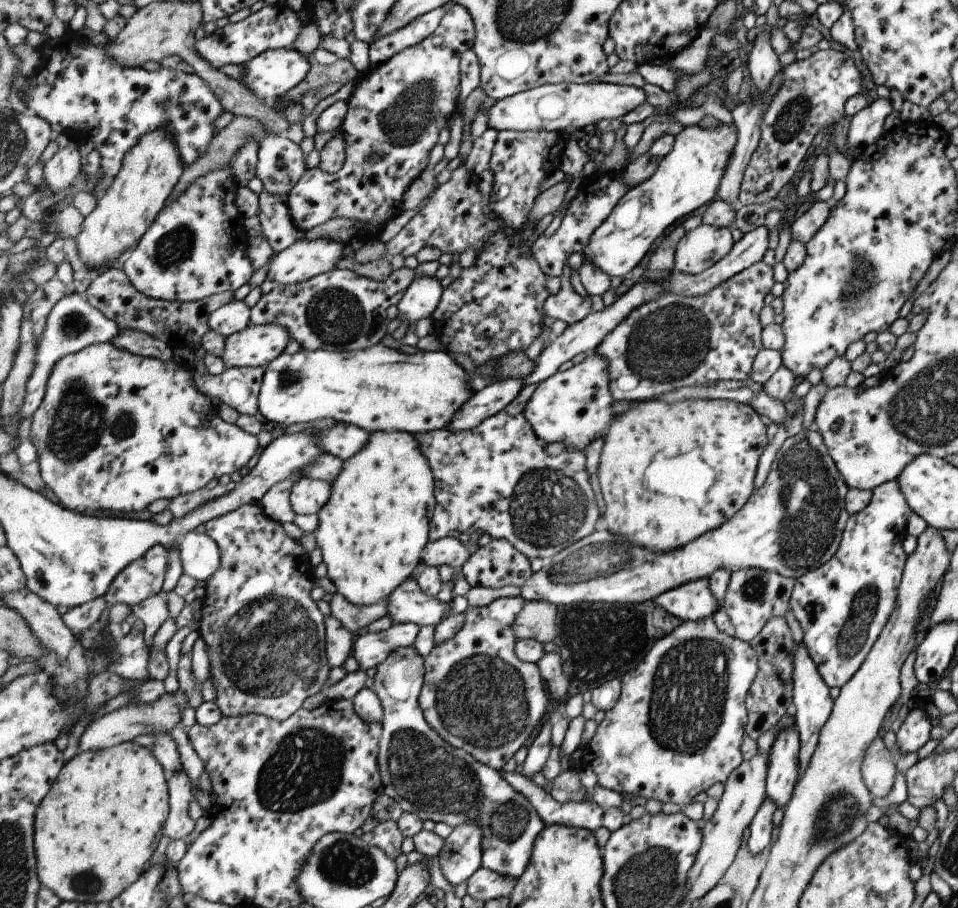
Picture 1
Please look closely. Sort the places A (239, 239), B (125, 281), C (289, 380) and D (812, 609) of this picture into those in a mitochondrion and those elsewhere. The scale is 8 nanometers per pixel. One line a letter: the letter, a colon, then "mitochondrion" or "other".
A: other
B: other
C: mitochondrion
D: other

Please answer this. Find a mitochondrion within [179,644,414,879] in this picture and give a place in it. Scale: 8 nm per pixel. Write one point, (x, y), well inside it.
(306, 768)

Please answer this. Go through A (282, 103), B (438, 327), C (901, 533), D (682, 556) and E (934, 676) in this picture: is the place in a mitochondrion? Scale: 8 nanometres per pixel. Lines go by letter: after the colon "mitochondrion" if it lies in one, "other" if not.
A: other
B: other
C: other
D: other
E: other

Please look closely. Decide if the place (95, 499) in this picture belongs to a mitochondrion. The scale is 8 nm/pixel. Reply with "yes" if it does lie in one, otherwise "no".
no

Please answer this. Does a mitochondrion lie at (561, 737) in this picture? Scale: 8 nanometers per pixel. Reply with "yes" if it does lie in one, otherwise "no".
no

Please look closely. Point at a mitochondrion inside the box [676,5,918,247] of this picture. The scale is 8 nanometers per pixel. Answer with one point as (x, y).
(793, 116)

